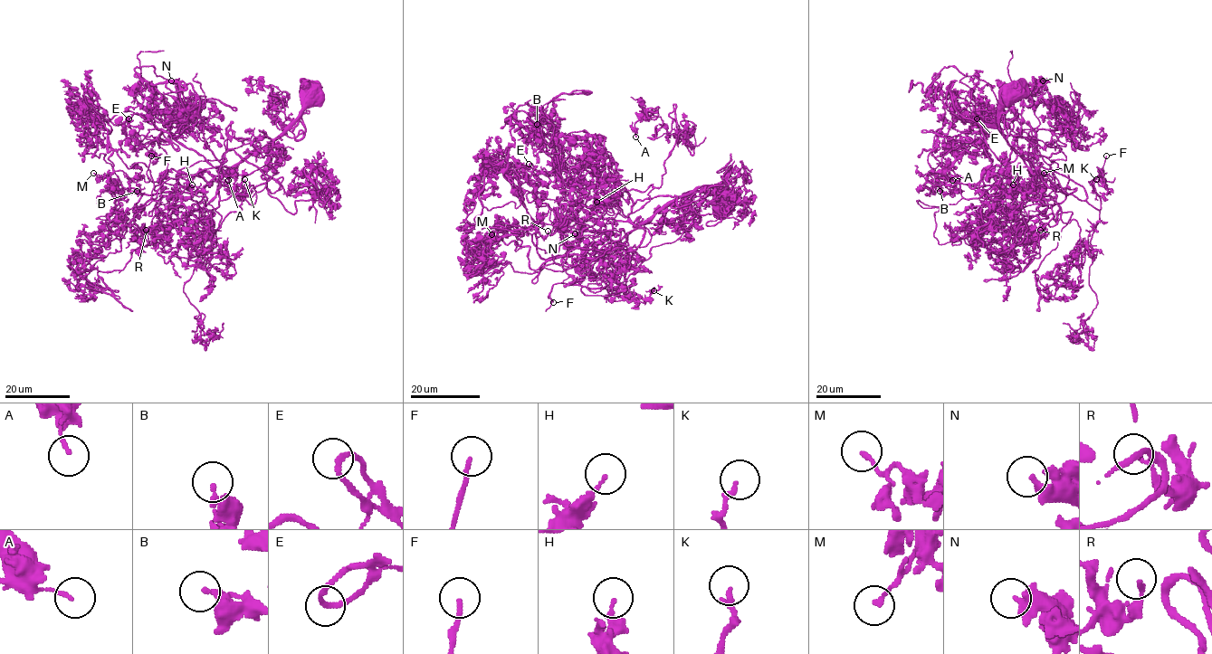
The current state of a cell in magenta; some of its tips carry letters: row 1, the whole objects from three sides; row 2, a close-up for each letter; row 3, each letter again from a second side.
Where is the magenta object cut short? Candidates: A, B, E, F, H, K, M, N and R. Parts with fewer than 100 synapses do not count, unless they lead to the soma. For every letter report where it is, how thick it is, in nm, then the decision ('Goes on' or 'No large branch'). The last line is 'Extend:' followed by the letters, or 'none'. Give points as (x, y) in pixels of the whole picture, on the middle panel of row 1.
A: Place: (635, 137). Thickness 120 nm. No large branch
B: Place: (537, 124). Thickness 200 nm. No large branch
E: Place: (529, 164). Thickness 160 nm. No large branch
F: Place: (553, 302). Thickness 140 nm. No large branch
H: Place: (596, 202). Thickness 110 nm. No large branch
K: Place: (653, 290). Thickness 180 nm. No large branch
M: Place: (491, 234). Thickness 170 nm. No large branch
N: Place: (575, 233). Thickness 400 nm. No large branch
R: Place: (548, 231). Thickness 110 nm. No large branch
Extend: none

